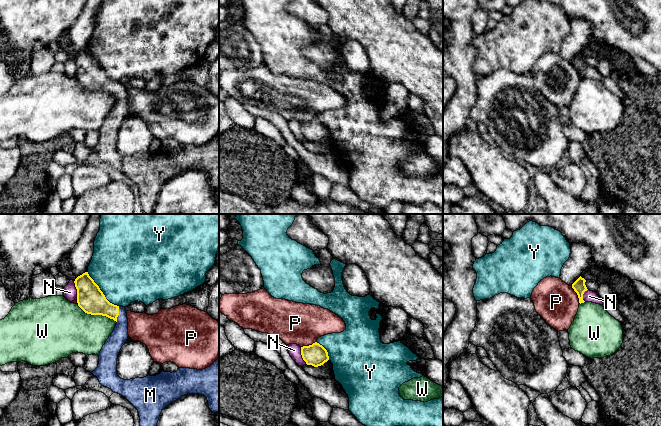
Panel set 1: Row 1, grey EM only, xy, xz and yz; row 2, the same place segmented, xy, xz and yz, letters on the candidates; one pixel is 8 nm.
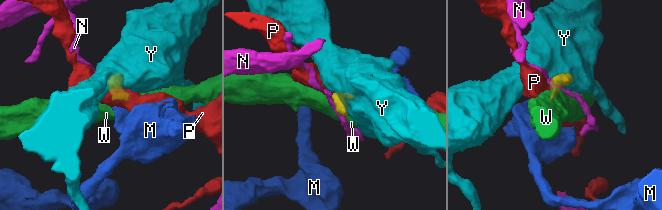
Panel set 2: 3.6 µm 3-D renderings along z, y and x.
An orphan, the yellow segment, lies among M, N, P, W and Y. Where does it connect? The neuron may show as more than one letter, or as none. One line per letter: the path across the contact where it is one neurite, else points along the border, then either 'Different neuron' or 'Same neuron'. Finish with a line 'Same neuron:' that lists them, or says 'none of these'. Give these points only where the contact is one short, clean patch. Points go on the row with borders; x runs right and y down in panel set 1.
M: Path across: xy (91, 300), (118, 314), (119, 336). Same neuron
N: Boundary: xy (73, 281), (76, 287), (77, 299). Different neuron
P: Boundary: yz (571, 286), (580, 303). Different neuron
W: Boundary: xy (77, 304), (87, 313), (105, 315), (116, 322). Different neuron
Y: Different neuron
Same neuron: M

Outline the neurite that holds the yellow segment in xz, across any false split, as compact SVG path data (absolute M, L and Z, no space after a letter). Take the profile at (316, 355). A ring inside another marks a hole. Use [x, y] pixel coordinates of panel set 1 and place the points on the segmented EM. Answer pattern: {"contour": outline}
{"contour": "M317 342L301 347L301 355L307 365L314 367L321 366L329 360L327 350Z"}

